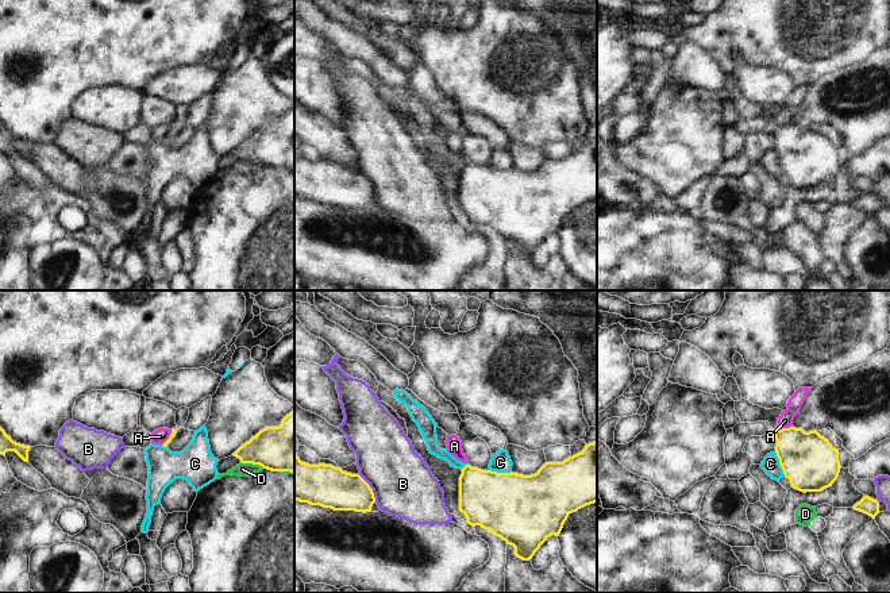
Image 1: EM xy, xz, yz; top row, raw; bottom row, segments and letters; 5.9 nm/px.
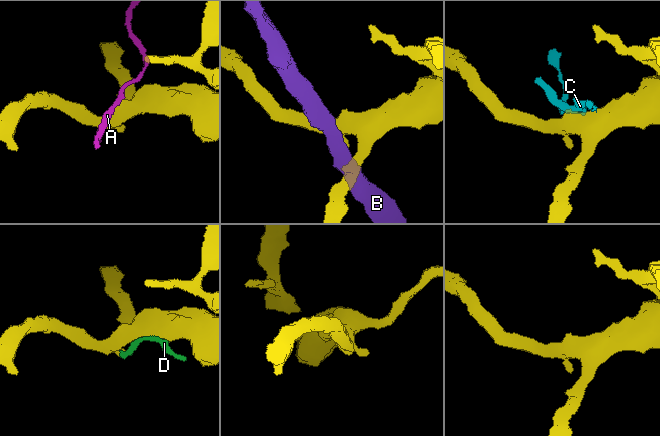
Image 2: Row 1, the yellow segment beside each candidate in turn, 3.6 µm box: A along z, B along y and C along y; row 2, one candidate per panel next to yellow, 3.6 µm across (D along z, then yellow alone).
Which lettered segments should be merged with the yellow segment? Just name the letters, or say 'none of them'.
none of them

